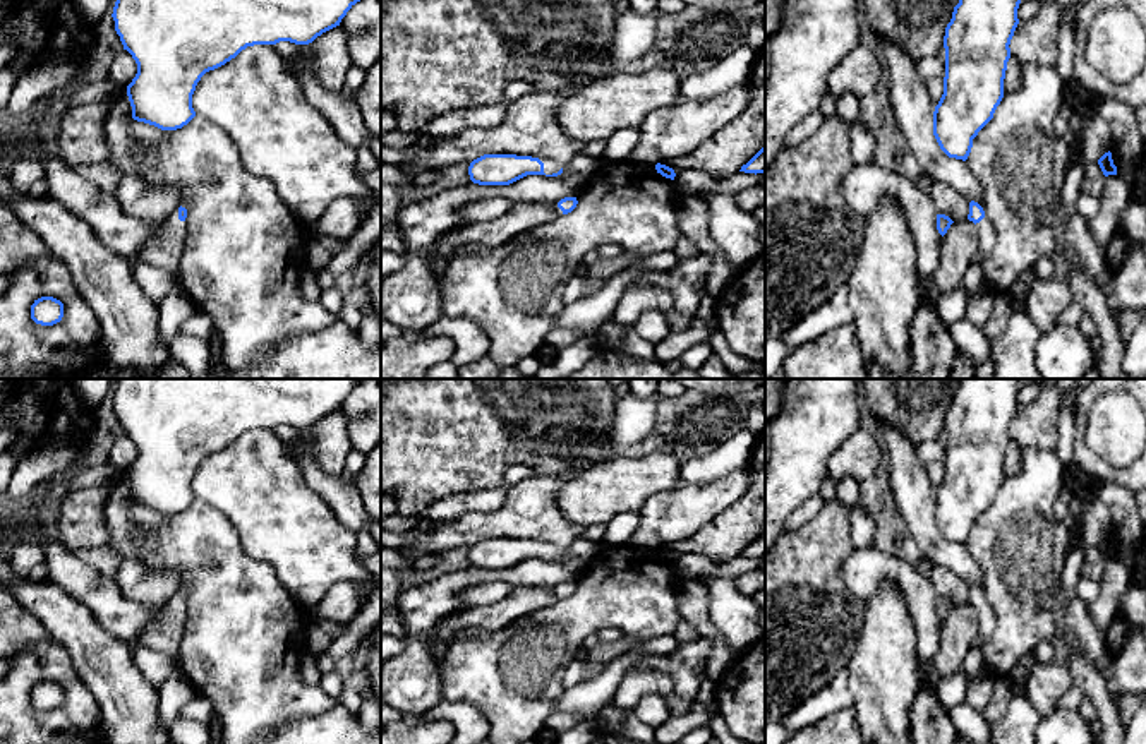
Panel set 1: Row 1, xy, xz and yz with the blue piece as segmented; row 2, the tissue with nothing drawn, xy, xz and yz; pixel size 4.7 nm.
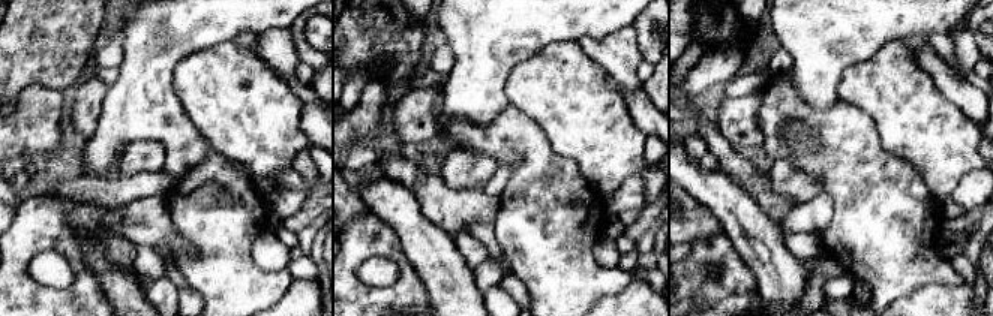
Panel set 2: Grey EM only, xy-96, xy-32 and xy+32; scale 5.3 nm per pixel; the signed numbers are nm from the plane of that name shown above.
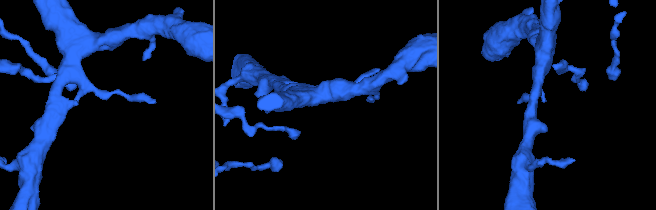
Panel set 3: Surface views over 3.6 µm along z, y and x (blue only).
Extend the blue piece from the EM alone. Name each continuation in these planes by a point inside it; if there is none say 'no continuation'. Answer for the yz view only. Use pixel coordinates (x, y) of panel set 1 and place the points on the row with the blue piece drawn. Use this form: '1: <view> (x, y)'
1: yz (973, 280)

